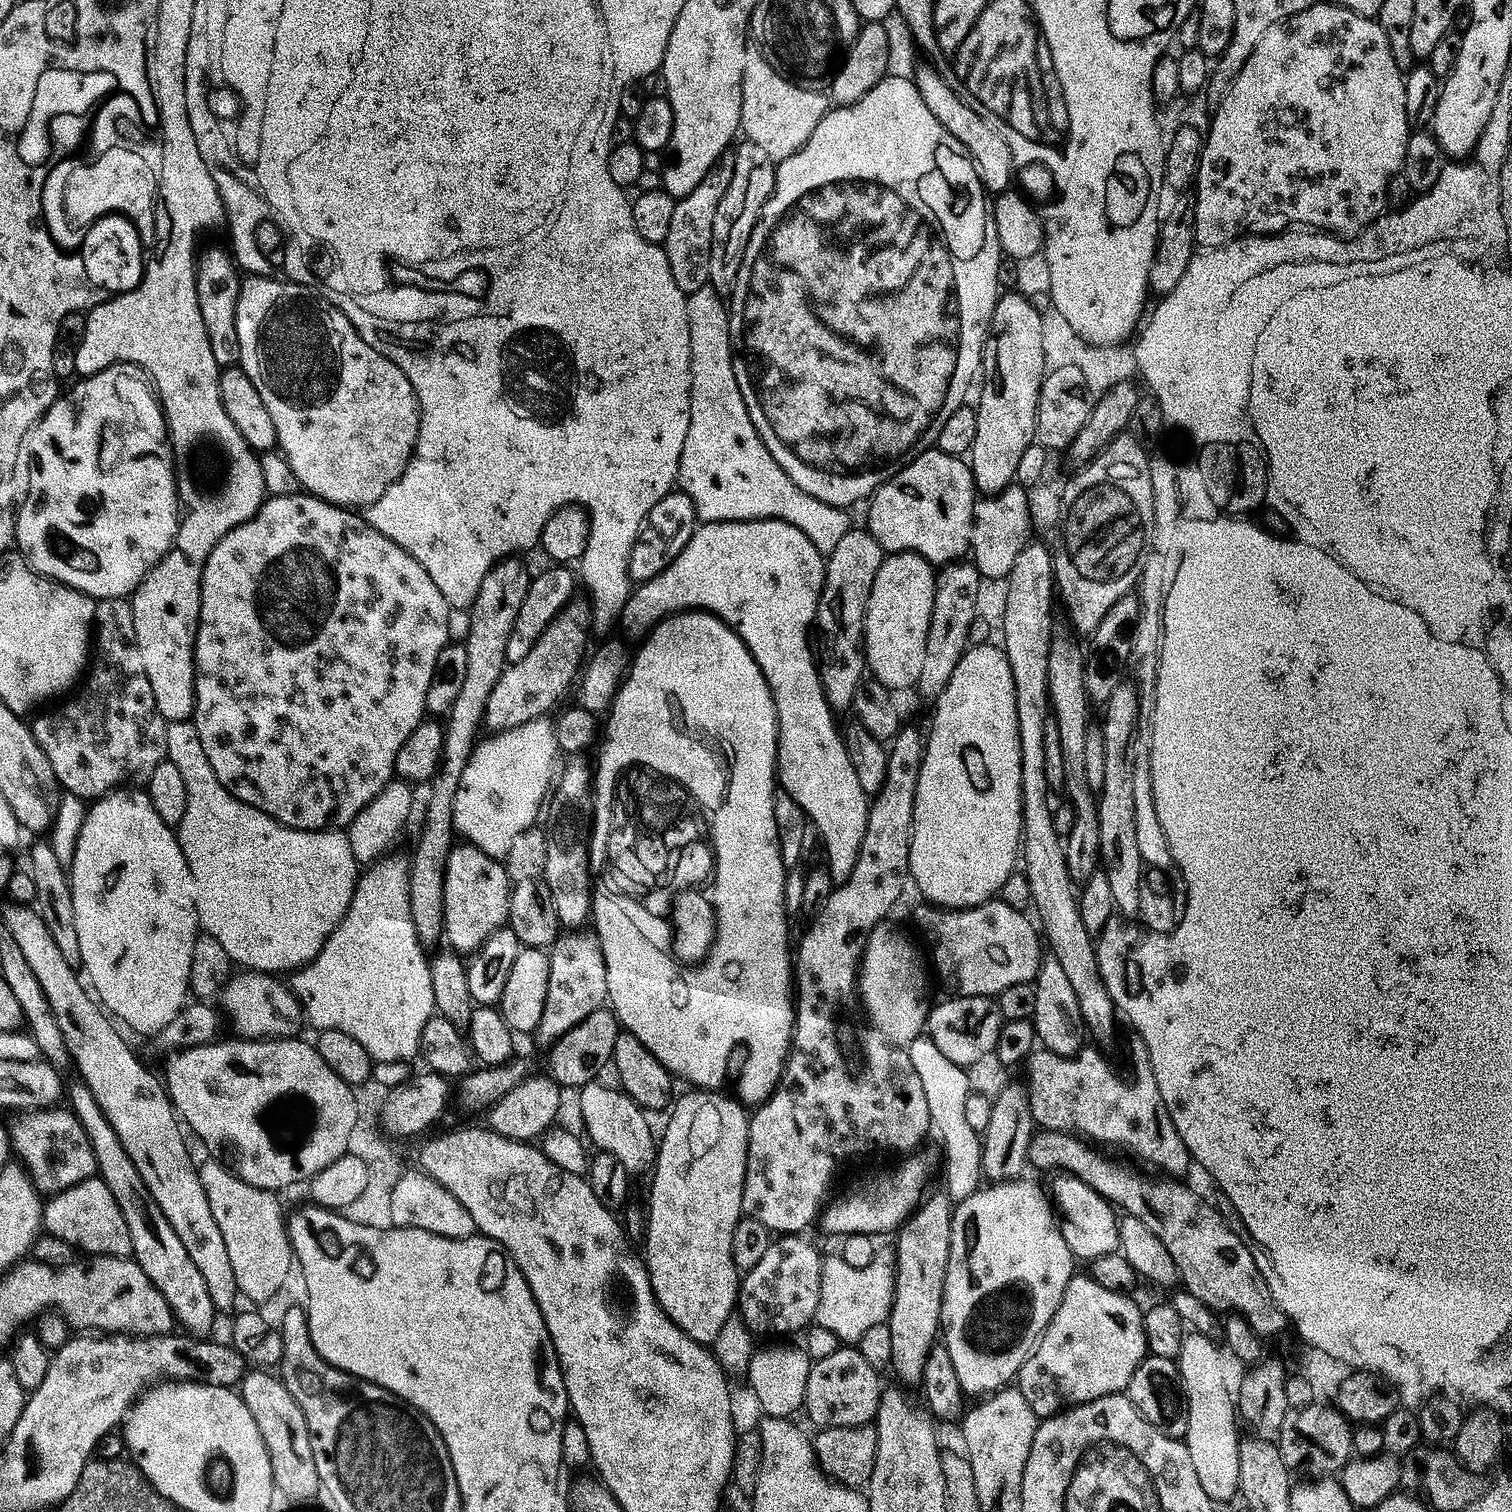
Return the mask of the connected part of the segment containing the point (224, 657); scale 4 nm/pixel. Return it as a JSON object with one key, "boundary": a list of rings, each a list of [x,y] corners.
{"boundary":[[[311,494],[273,496],[265,499],[258,514],[247,520],[242,526],[235,528],[230,534],[226,534],[226,538],[222,538],[222,542],[218,542],[218,546],[204,564],[204,585],[200,599],[200,629],[196,635],[197,674],[194,723],[198,730],[198,738],[202,738],[202,750],[206,750],[206,758],[210,762],[210,766],[214,766],[214,774],[218,774],[218,782],[222,782],[222,786],[226,786],[226,790],[230,790],[230,794],[234,794],[234,798],[246,802],[246,806],[254,806],[258,810],[262,810],[270,818],[274,818],[279,824],[284,824],[288,828],[297,828],[303,832],[326,832],[349,828],[354,822],[354,818],[358,818],[358,814],[362,814],[362,810],[366,810],[366,806],[370,806],[370,802],[374,802],[374,798],[378,798],[378,794],[382,794],[384,787],[393,783],[396,776],[398,750],[402,750],[402,746],[406,746],[410,734],[414,734],[414,730],[418,730],[418,726],[426,719],[428,712],[426,694],[430,694],[430,682],[434,678],[434,666],[438,666],[438,654],[442,654],[442,650],[448,647],[453,639],[452,616],[454,616],[453,608],[448,605],[446,598],[442,598],[442,590],[438,590],[438,586],[434,586],[434,578],[430,578],[427,570],[406,550],[402,550],[402,546],[390,542],[390,538],[386,538],[386,534],[374,530],[374,526],[370,526],[363,515],[346,508],[339,508],[336,504],[328,504]]]}

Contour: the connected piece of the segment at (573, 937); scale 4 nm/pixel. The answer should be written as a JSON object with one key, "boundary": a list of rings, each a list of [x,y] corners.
{"boundary":[[[576,930],[561,935],[552,944],[548,958],[550,990],[546,990],[546,1010],[538,1029],[538,1037],[545,1046],[555,1044],[608,1004],[608,971],[600,942],[591,931]]]}

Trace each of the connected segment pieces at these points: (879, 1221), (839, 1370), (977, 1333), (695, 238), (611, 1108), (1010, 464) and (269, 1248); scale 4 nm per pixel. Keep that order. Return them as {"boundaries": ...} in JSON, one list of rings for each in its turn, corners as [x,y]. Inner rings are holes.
{"boundaries":[[[[919,1156],[909,1157],[901,1168],[882,1175],[865,1188],[856,1188],[849,1196],[841,1200],[833,1199],[822,1213],[822,1225],[832,1236],[843,1238],[862,1234],[863,1236],[879,1236],[888,1232],[895,1233],[907,1223],[912,1213],[920,1206],[930,1176],[930,1166],[926,1159]]],[[[840,1346],[837,1352],[817,1359],[810,1370],[806,1385],[803,1411],[817,1425],[817,1429],[826,1428],[862,1428],[871,1425],[880,1409],[881,1373],[866,1362],[859,1347]]],[[[1029,1178],[1006,1180],[1003,1184],[992,1184],[991,1186],[981,1187],[980,1191],[974,1193],[972,1197],[967,1198],[967,1200],[961,1204],[955,1205],[952,1213],[952,1249],[950,1250],[950,1266],[948,1267],[948,1273],[946,1274],[946,1290],[944,1291],[944,1301],[942,1302],[942,1318],[940,1319],[940,1326],[942,1329],[942,1344],[949,1350],[950,1359],[954,1362],[955,1373],[958,1374],[958,1380],[961,1383],[961,1390],[964,1396],[968,1398],[971,1398],[971,1396],[980,1396],[976,1398],[987,1398],[1001,1390],[1007,1389],[1009,1385],[1019,1377],[1020,1372],[1024,1369],[1024,1363],[1032,1357],[1032,1353],[1036,1351],[1036,1345],[1039,1344],[1040,1339],[1044,1336],[1044,1332],[1050,1326],[1050,1322],[1054,1318],[1058,1306],[1062,1306],[1062,1298],[1070,1286],[1072,1277],[1077,1275],[1078,1272],[1078,1268],[1076,1268],[1078,1267],[1078,1261],[1076,1257],[1073,1256],[1070,1246],[1066,1244],[1066,1238],[1062,1238],[1062,1230],[1060,1229],[1056,1210],[1053,1201],[1050,1199],[1049,1193],[1045,1191],[1045,1189],[1043,1192],[1034,1181],[1028,1179]]],[[[725,154],[716,165],[702,178],[698,190],[686,199],[677,203],[674,210],[674,223],[670,226],[670,238],[662,245],[668,253],[670,270],[674,274],[674,282],[678,282],[678,290],[691,294],[709,287],[710,258],[714,242],[714,218],[718,214],[718,206],[722,198],[726,198],[726,190],[730,190],[730,182],[734,182],[736,157]]],[[[593,1082],[581,1089],[580,1114],[584,1128],[588,1131],[587,1139],[597,1144],[599,1151],[614,1155],[631,1174],[644,1172],[653,1167],[658,1155],[658,1140],[652,1137],[652,1124],[644,1112],[622,1090],[610,1089],[601,1082]],[[648,1119],[648,1120],[647,1120]]],[[[1018,293],[1001,295],[992,316],[986,345],[988,381],[977,416],[977,438],[970,453],[976,490],[981,497],[993,497],[1017,483],[1018,468],[1026,450],[1037,443],[1036,423],[1039,395],[1047,373],[1043,354],[1041,309]]],[[[220,1164],[199,1165],[202,1186],[206,1190],[206,1198],[210,1198],[210,1210],[218,1221],[218,1230],[222,1230],[222,1238],[226,1238],[226,1251],[230,1254],[230,1262],[234,1266],[234,1278],[238,1278],[240,1295],[246,1301],[253,1300],[253,1305],[268,1304],[288,1284],[288,1275],[294,1272],[294,1253],[288,1237],[286,1211],[280,1205],[281,1197],[275,1192],[258,1190],[240,1179],[235,1171],[227,1172]]]]}

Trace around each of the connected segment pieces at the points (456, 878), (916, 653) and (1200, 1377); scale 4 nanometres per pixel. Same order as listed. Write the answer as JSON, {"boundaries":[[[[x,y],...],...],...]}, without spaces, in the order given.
{"boundaries":[[[[467,842],[453,847],[444,875],[444,934],[451,951],[475,954],[481,946],[509,923],[512,880],[501,861],[482,854]]],[[[897,552],[889,555],[885,559],[882,570],[878,570],[878,578],[874,578],[874,590],[870,594],[870,602],[868,603],[868,620],[864,623],[864,643],[866,645],[866,664],[870,669],[871,675],[882,686],[886,686],[889,692],[893,694],[901,694],[907,688],[915,689],[922,673],[922,666],[925,665],[927,636],[930,634],[931,616],[934,614],[935,590],[937,569],[928,560],[923,560],[916,552]]],[[[1193,1331],[1185,1335],[1182,1350],[1178,1357],[1180,1377],[1184,1380],[1184,1396],[1188,1399],[1188,1417],[1190,1426],[1186,1443],[1190,1450],[1190,1458],[1194,1458],[1194,1470],[1198,1470],[1198,1482],[1202,1482],[1202,1490],[1214,1502],[1237,1499],[1240,1491],[1239,1470],[1242,1435],[1238,1423],[1237,1401],[1233,1389],[1228,1389],[1228,1380],[1224,1377],[1224,1360],[1216,1349],[1217,1341],[1200,1332]]]]}

